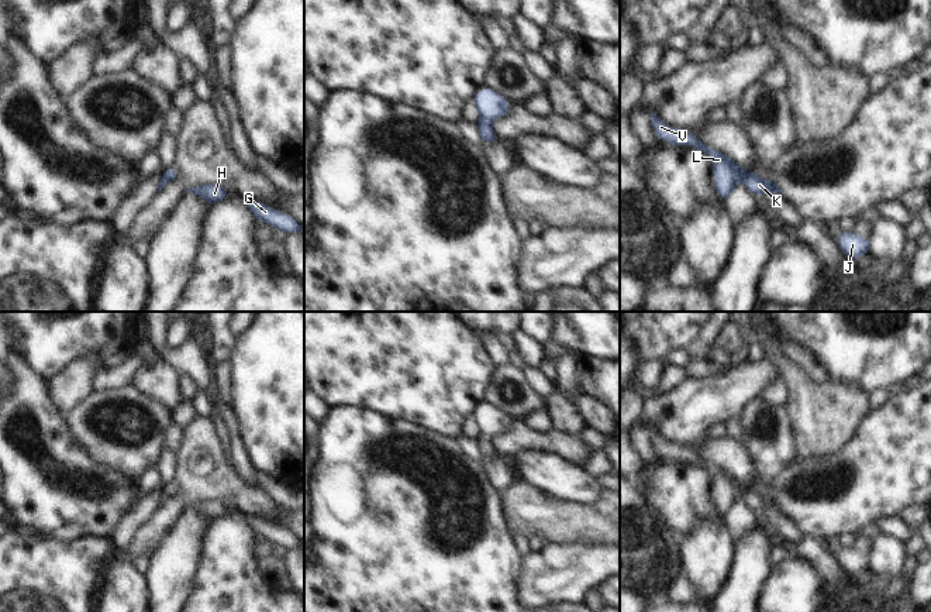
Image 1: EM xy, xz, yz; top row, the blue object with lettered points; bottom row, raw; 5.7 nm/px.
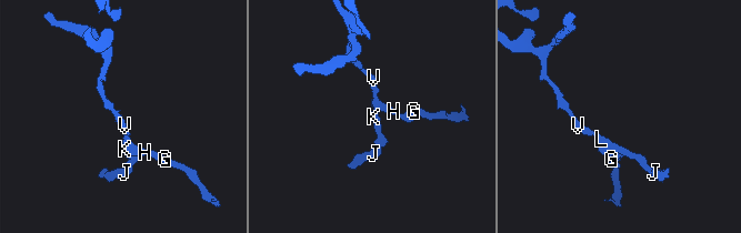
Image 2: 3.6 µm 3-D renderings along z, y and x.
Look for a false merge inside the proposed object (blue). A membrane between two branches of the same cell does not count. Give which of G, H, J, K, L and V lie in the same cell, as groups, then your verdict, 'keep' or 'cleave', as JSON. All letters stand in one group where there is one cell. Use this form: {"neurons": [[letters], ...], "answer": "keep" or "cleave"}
{"neurons": [["G", "H", "J", "K", "L", "V"]], "answer": "keep"}

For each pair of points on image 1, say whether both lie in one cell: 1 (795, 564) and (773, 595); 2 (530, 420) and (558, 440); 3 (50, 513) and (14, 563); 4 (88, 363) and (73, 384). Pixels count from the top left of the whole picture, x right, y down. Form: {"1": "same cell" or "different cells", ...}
{"1": "same cell", "2": "different cells", "3": "different cells", "4": "same cell"}

